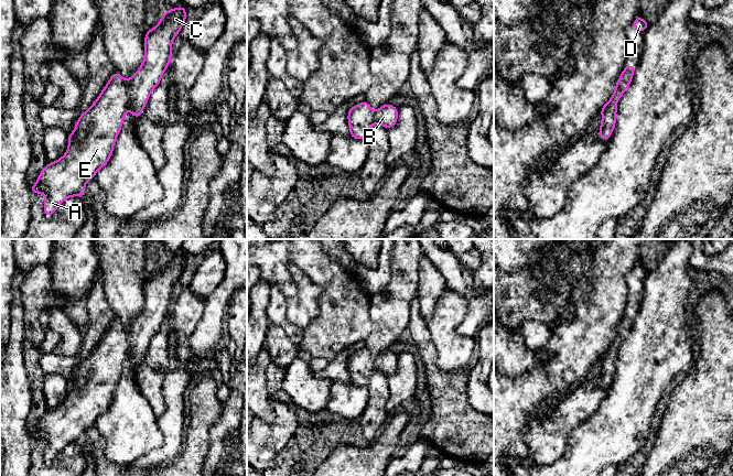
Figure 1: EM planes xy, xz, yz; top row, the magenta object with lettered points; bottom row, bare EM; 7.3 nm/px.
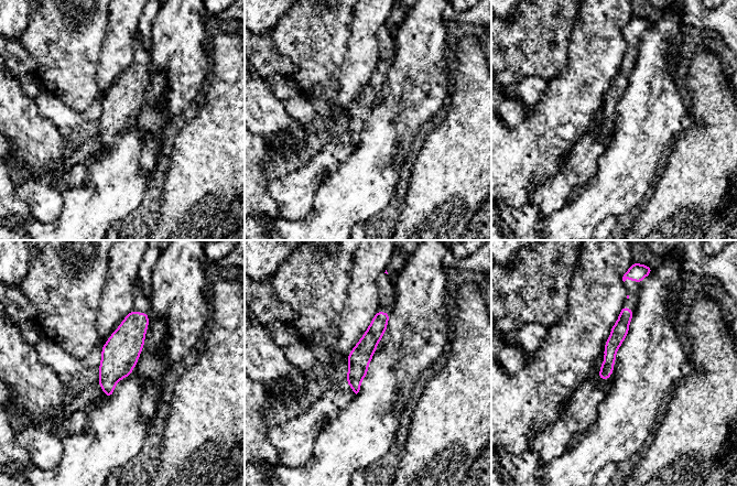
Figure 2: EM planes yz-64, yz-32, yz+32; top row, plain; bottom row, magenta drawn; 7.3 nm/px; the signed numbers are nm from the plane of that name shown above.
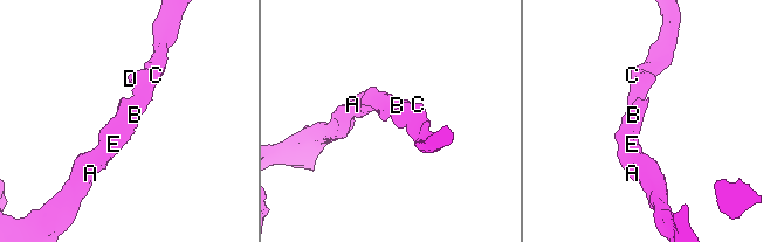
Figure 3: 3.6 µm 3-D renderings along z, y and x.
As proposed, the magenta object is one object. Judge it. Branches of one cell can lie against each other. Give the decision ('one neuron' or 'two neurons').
one neuron

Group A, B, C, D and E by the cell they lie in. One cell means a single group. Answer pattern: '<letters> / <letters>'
A B C D E

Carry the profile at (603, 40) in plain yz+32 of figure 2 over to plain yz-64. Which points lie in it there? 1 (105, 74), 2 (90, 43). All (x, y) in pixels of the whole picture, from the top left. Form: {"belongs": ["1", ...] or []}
{"belongs": ["1"]}

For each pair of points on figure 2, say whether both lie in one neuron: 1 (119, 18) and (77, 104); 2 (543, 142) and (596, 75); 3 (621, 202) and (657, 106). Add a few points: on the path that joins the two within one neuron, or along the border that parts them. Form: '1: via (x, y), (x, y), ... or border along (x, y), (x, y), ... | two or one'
1: border along (105, 34), (101, 41), (97, 69), (97, 85) | two
2: via (553, 126), (563, 115), (568, 104), (581, 92) | one
3: via (622, 177), (639, 145), (642, 130) | one

